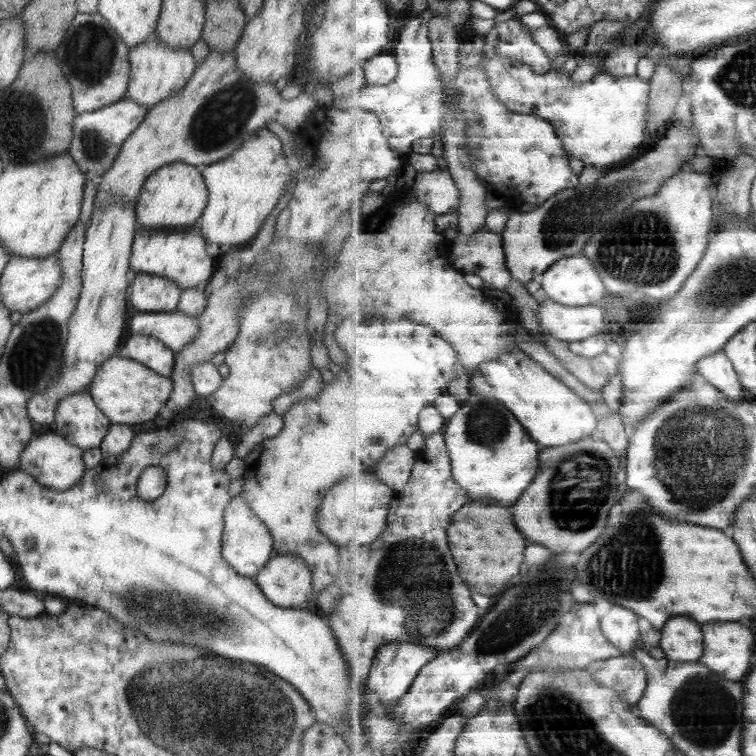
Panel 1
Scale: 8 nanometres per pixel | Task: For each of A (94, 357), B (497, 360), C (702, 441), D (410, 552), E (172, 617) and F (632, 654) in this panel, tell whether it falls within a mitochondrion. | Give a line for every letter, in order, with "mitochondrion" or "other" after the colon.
A: other
B: other
C: mitochondrion
D: mitochondrion
E: mitochondrion
F: other

